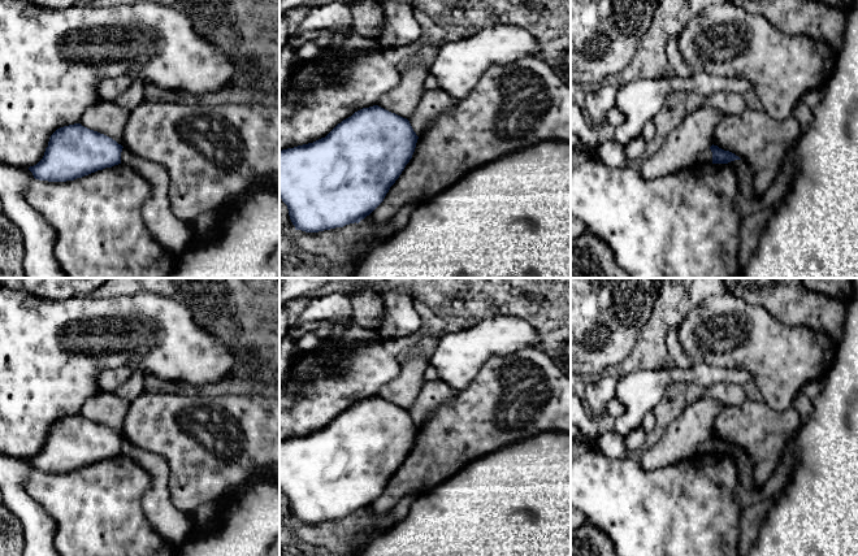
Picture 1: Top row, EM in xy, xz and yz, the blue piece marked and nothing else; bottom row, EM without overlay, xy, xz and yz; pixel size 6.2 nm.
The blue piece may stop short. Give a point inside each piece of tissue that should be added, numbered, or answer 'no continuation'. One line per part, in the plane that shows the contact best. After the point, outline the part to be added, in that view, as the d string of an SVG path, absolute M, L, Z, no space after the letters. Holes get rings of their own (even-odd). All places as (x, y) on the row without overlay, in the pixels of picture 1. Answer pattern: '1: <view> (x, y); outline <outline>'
no continuation

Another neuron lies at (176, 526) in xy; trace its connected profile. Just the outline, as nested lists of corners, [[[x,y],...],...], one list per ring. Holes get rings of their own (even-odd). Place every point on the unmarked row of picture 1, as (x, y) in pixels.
[[[122,439],[121,455],[135,460],[150,475],[151,488],[142,498],[142,509],[155,531],[181,547],[194,530],[191,516],[178,511],[169,495],[170,468],[164,456],[140,449]]]

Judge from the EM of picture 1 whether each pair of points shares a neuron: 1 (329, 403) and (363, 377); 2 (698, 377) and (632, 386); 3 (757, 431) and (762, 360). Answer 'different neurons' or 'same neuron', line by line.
1: same neuron
2: same neuron
3: same neuron

